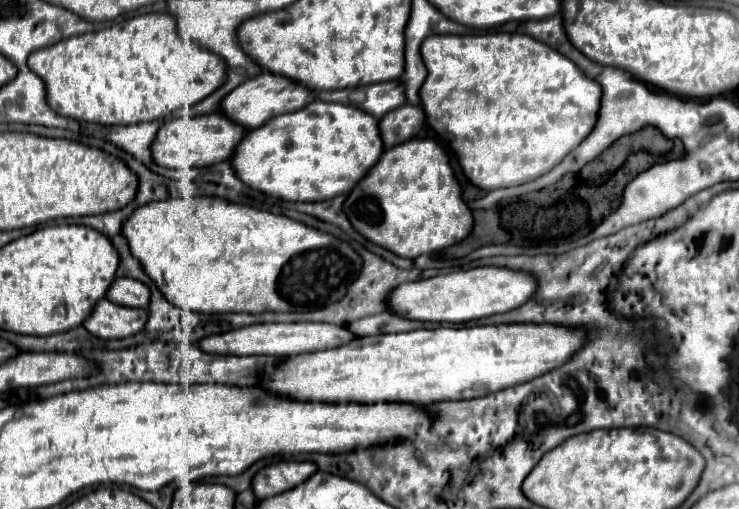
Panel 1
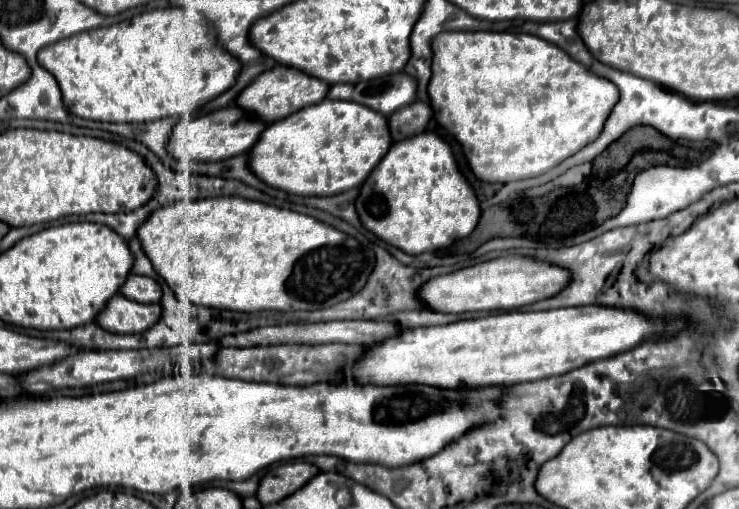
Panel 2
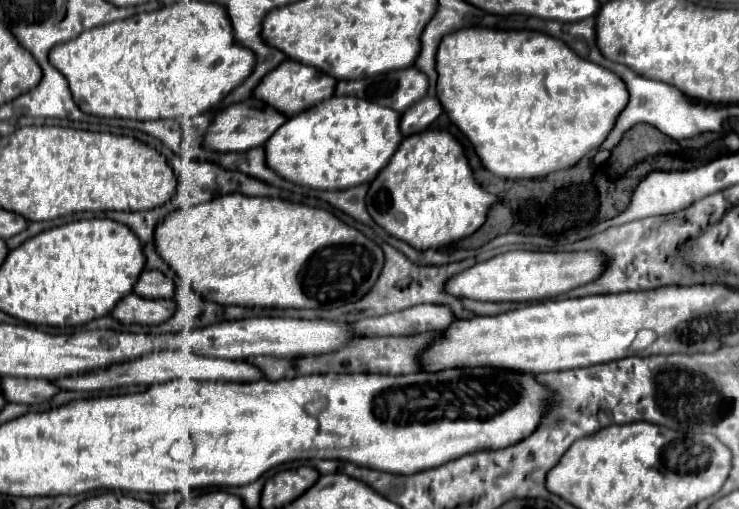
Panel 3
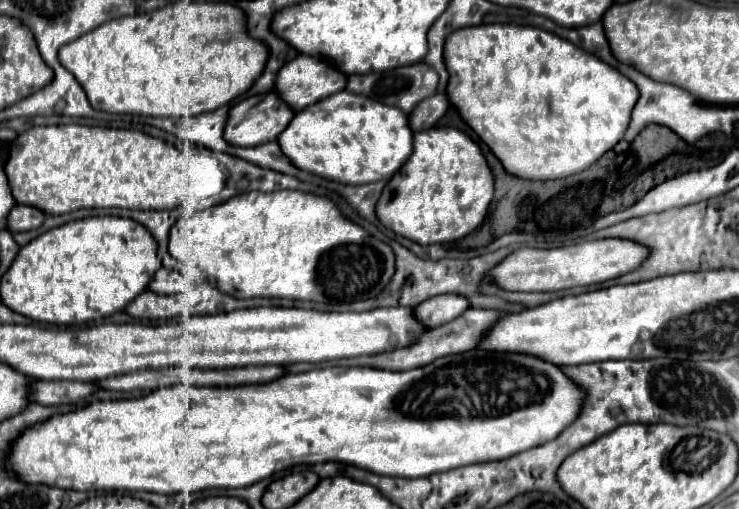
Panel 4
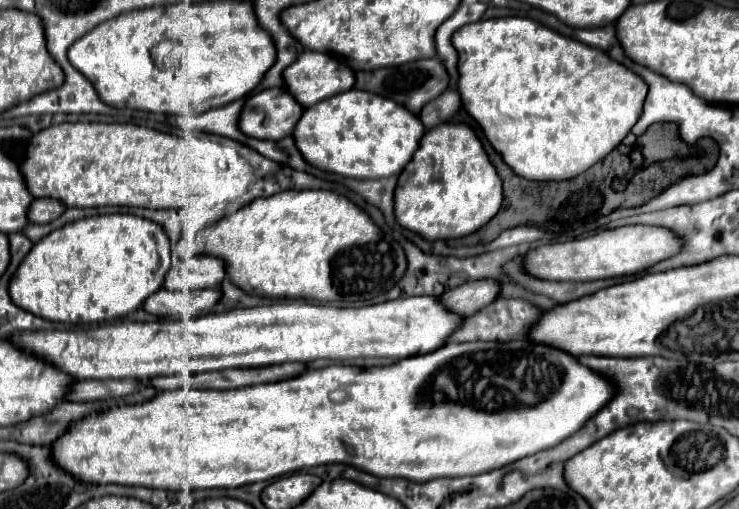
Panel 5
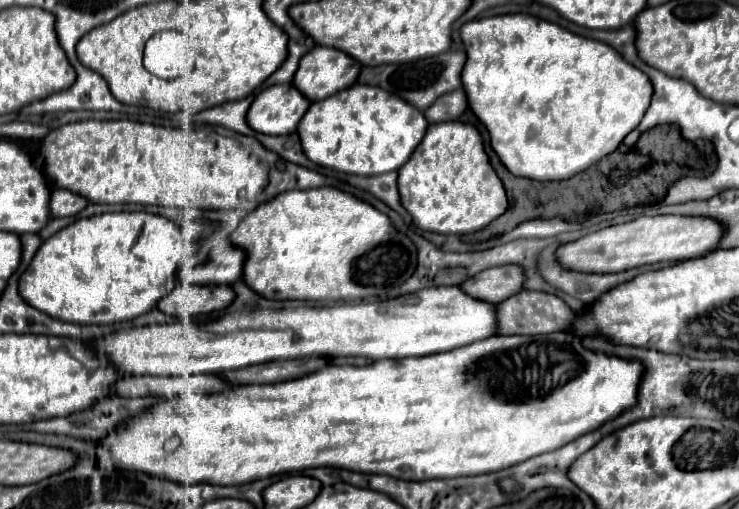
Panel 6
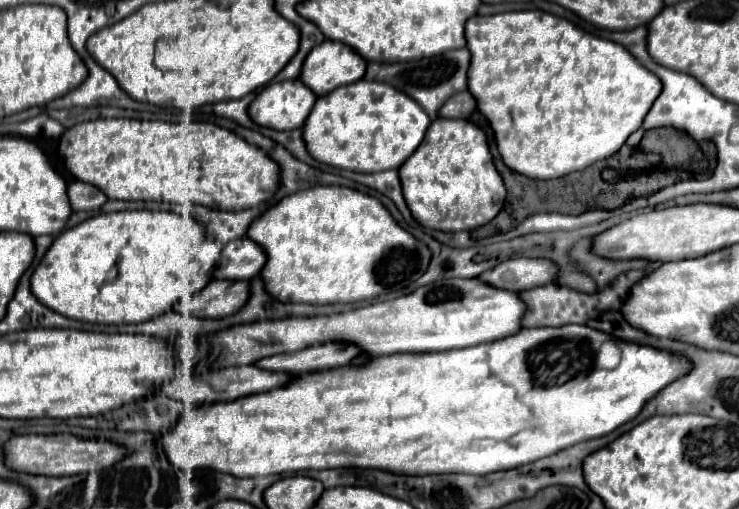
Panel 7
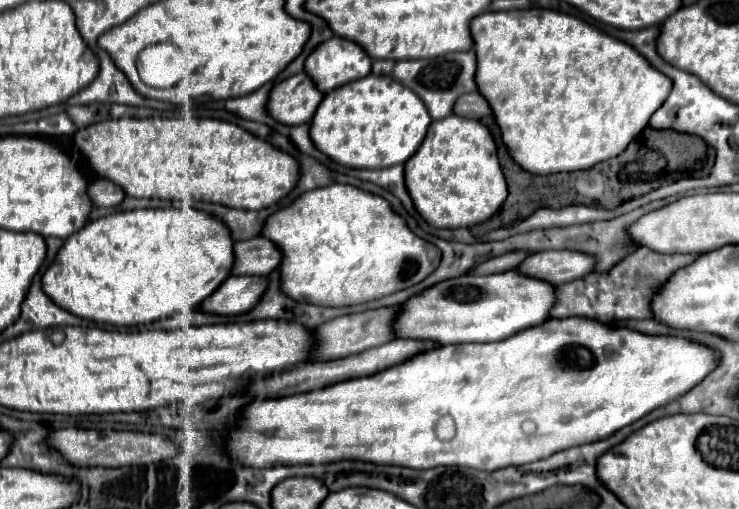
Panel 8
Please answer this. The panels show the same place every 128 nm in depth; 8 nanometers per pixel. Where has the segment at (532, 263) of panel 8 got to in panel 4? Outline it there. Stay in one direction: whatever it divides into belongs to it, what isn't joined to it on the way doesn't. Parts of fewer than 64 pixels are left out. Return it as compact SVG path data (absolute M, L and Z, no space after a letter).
M440 294L424 300L420 306L414 306L414 316L424 324L424 328L436 328L460 316L468 310L468 300L458 294Z

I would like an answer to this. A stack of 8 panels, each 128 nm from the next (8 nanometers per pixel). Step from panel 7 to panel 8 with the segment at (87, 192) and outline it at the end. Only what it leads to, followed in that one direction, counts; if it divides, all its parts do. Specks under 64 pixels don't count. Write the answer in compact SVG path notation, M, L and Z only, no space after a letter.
M96 180L88 184L88 198L96 208L110 208L110 206L118 206L124 200L124 192L120 186L108 180Z

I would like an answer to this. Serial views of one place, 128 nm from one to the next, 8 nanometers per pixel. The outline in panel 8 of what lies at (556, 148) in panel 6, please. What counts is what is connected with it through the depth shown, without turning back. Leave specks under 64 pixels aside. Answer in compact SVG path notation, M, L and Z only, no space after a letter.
M528 8L528 10L508 10L508 12L484 12L476 16L470 24L470 34L474 40L474 52L476 52L476 86L478 92L488 100L492 114L500 126L502 140L508 148L508 154L514 158L516 164L520 164L526 172L530 174L556 174L556 172L574 172L574 170L584 170L590 168L598 162L604 162L608 158L618 156L624 152L624 148L646 128L650 116L662 106L666 96L672 90L672 80L652 68L644 56L640 56L636 50L630 48L630 44L620 42L602 30L590 26L588 22L558 12L558 10L544 10L544 8Z

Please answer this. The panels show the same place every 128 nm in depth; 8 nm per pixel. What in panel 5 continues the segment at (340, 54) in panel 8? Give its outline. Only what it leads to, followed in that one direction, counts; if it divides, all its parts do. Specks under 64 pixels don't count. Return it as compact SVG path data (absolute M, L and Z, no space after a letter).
M302 52L292 66L284 70L284 84L292 96L296 96L296 102L302 108L308 108L320 100L326 100L328 96L336 96L340 92L346 92L354 86L354 72L344 64L344 60L338 60L324 52Z

